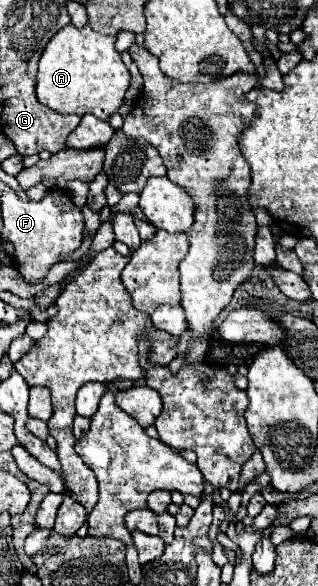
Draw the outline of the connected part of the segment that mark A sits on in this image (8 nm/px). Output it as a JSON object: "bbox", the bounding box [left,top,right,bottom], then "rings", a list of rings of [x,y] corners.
{"bbox":[37,26,131,120],"rings":[[[63,26],[45,46],[39,58],[37,70],[37,98],[41,104],[57,110],[59,114],[93,114],[107,120],[115,114],[123,102],[123,96],[131,84],[129,70],[125,68],[121,54],[115,50],[115,36],[93,32],[89,26],[75,28]]]}

